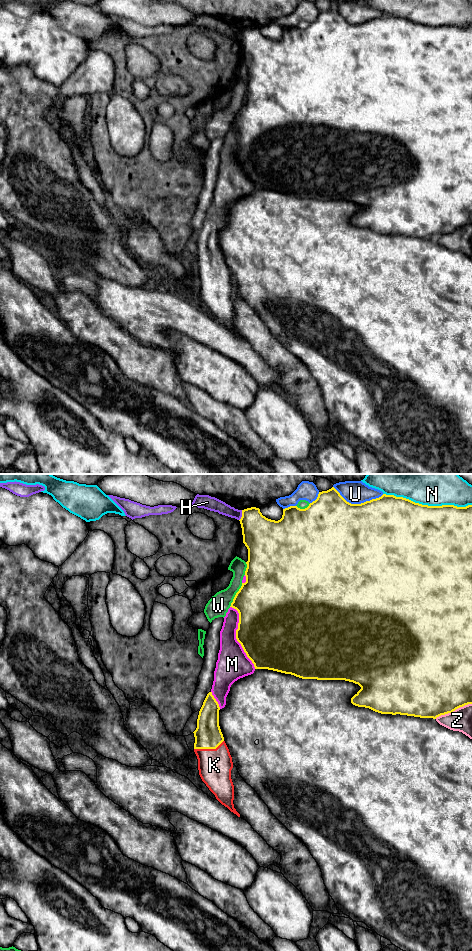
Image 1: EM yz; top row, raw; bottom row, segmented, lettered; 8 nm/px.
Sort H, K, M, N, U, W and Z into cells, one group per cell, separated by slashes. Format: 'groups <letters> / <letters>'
groups H / K / M / N / U / W / Z

